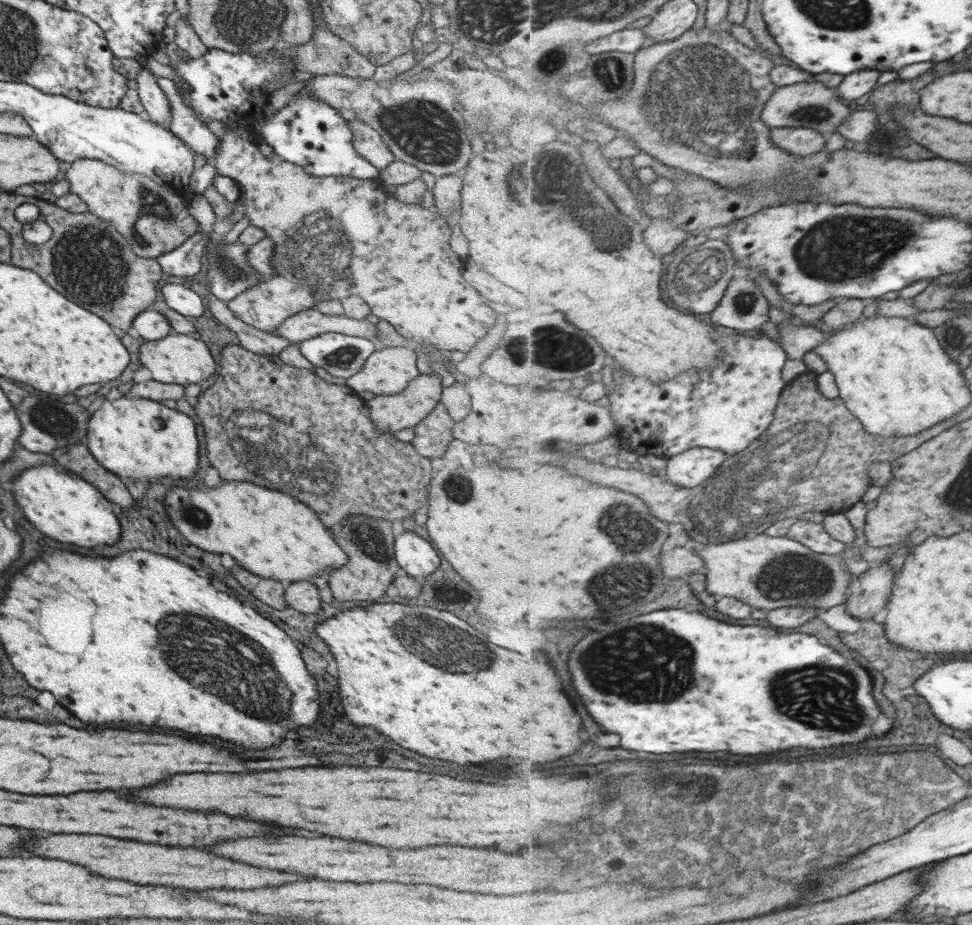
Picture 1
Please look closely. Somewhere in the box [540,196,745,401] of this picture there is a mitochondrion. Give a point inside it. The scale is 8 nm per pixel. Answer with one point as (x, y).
(717, 261)

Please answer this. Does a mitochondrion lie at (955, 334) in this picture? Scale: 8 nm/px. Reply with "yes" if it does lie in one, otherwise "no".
yes

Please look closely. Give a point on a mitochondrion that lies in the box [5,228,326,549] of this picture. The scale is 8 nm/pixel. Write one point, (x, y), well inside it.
(61, 423)

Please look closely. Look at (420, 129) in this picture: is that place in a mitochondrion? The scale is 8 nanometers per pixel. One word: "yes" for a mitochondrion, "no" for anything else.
yes

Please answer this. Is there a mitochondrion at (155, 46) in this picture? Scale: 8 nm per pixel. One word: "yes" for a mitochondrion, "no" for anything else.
no

